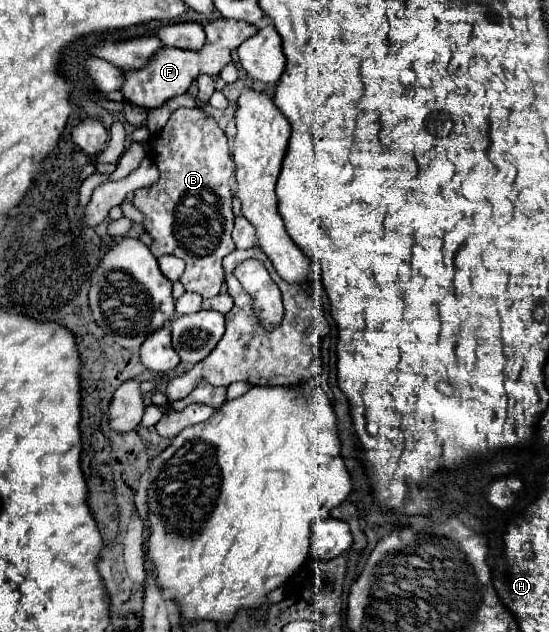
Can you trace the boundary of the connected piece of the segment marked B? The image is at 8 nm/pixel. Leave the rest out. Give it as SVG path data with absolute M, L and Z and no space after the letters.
M182 107L152 135L150 157L158 165L158 185L138 189L132 201L144 215L144 229L152 237L150 251L154 257L174 255L184 259L186 269L180 277L184 289L204 299L216 297L224 285L222 259L236 249L230 237L234 227L234 213L230 207L234 161L228 137L206 111Z

